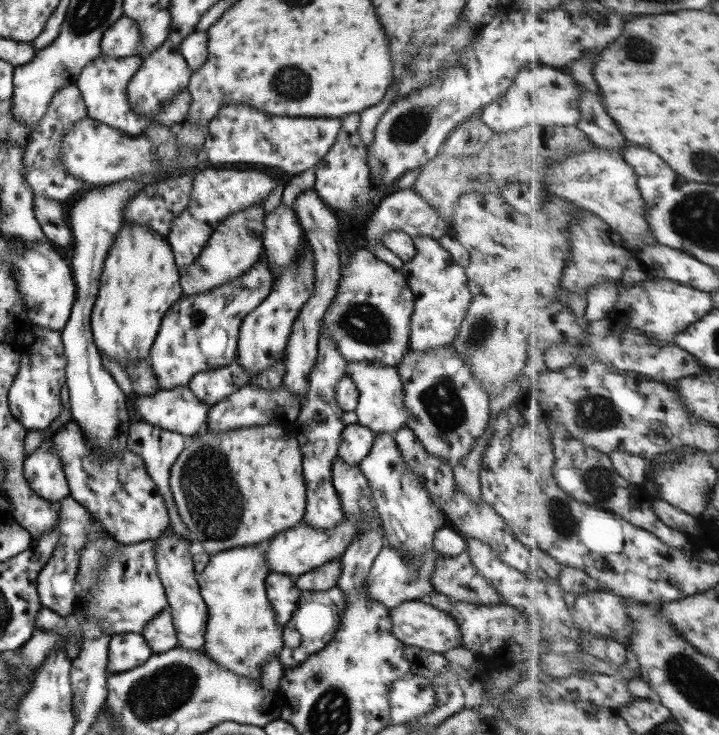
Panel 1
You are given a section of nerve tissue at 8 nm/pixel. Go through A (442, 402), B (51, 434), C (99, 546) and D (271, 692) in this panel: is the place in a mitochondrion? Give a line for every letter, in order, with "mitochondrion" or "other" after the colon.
A: mitochondrion
B: other
C: mitochondrion
D: other

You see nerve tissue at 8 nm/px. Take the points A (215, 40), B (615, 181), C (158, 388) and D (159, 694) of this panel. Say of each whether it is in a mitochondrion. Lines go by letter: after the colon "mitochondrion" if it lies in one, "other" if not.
A: other
B: other
C: other
D: mitochondrion

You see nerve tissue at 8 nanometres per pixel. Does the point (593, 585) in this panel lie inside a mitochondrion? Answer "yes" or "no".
no

